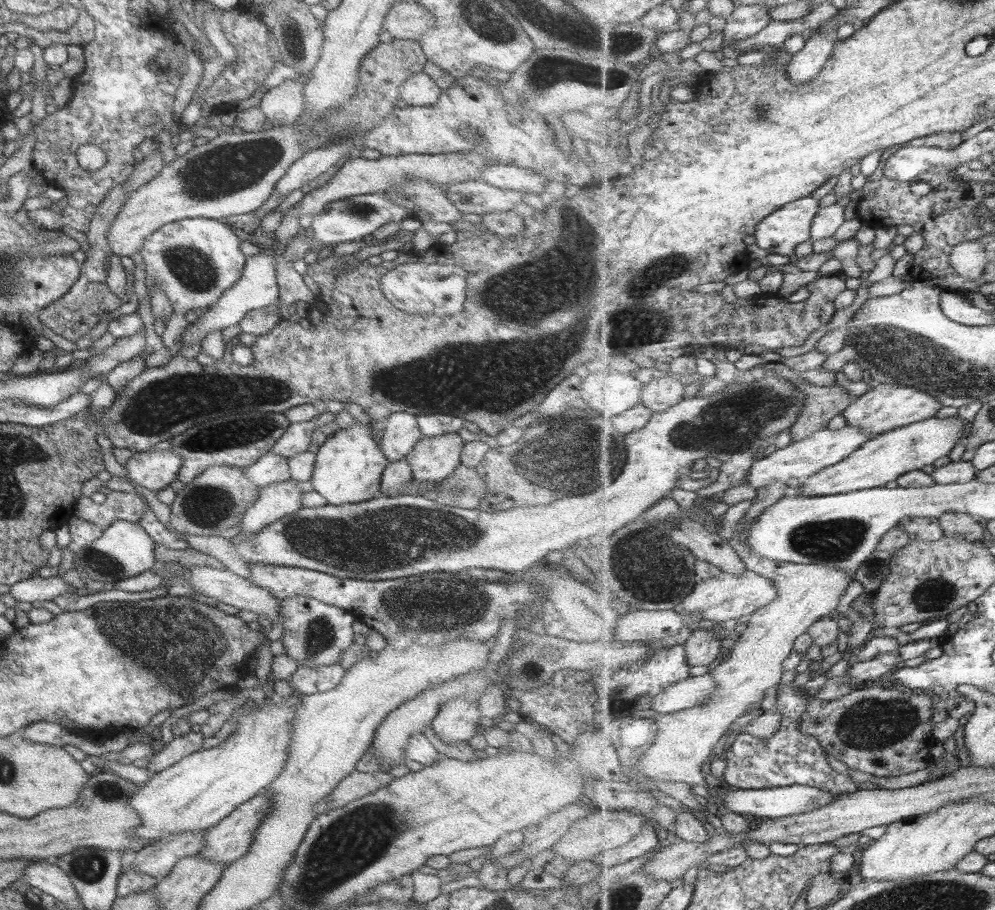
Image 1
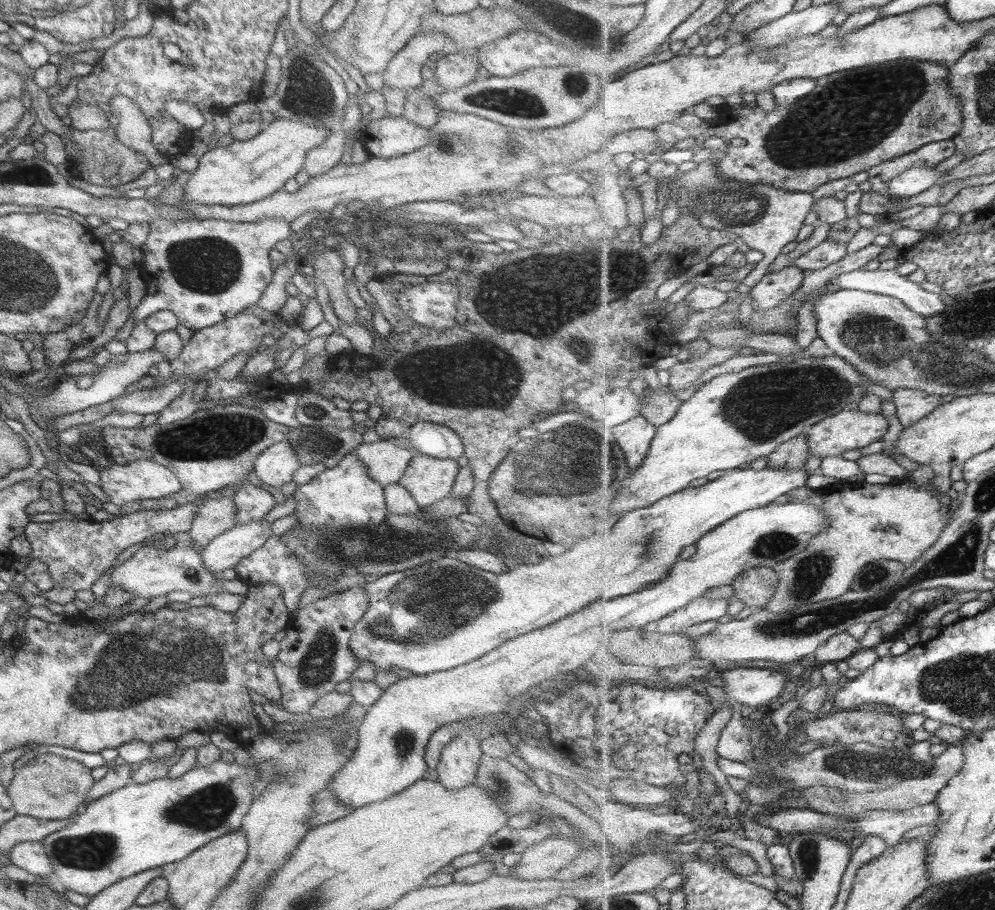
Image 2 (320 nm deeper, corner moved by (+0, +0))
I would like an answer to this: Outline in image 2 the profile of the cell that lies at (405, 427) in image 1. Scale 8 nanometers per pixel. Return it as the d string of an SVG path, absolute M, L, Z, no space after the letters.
M390 440L362 443L353 453L361 461L369 478L382 487L397 483L412 457L404 445Z

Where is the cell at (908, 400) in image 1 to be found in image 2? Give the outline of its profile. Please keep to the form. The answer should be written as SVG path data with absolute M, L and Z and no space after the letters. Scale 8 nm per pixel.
M859 408L857 411L842 410L839 414L825 418L825 420L807 430L809 452L822 459L828 456L841 456L847 450L865 448L873 442L882 441L883 436L887 434L887 430L889 430L889 422L880 412L867 414Z

